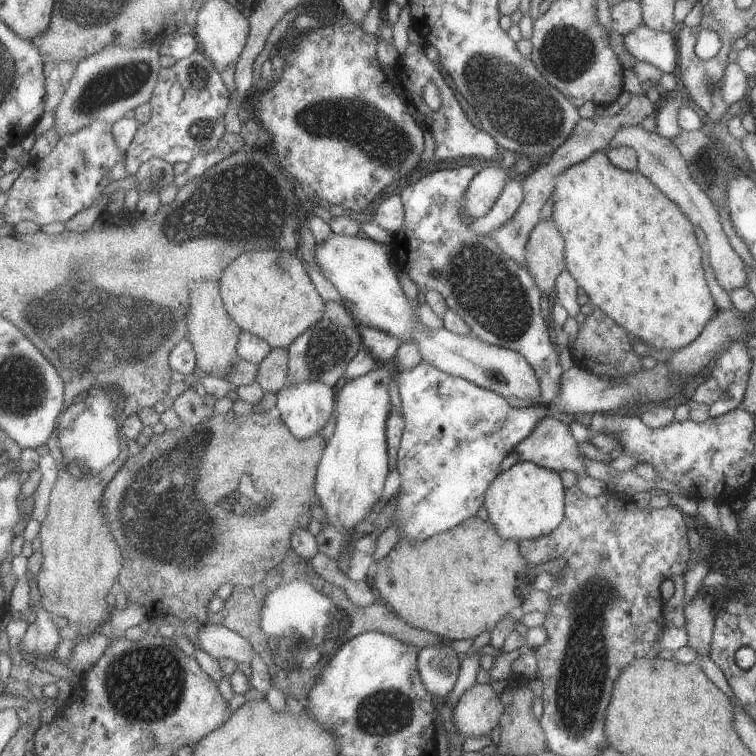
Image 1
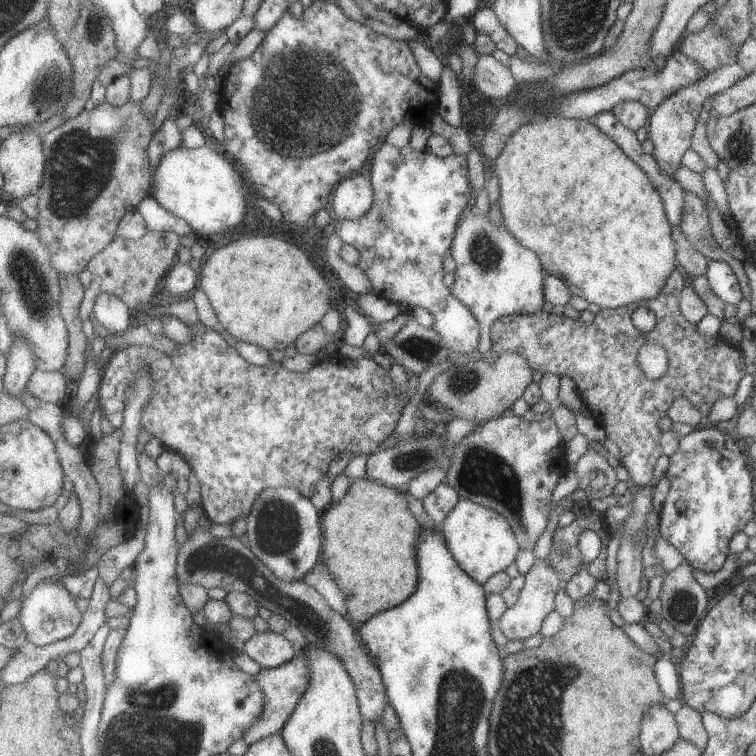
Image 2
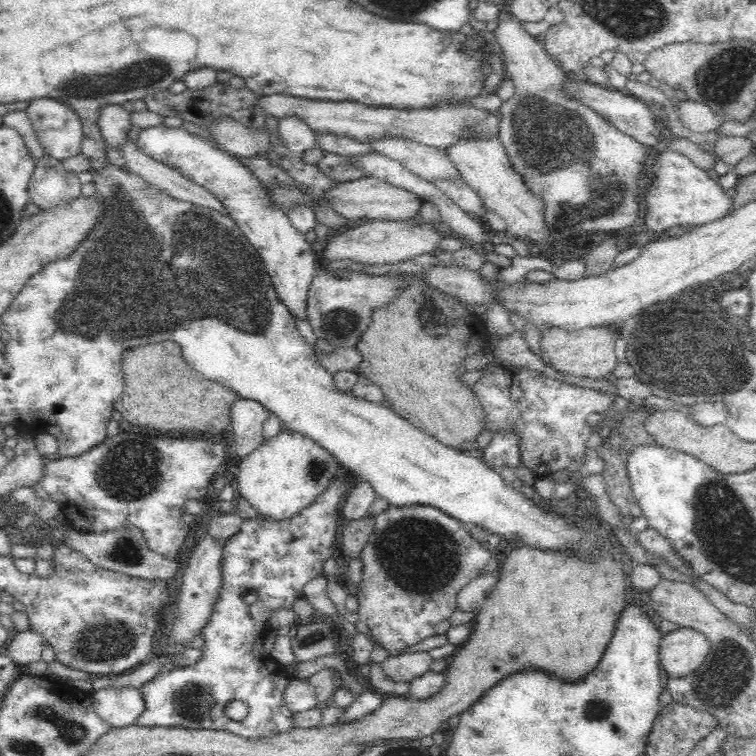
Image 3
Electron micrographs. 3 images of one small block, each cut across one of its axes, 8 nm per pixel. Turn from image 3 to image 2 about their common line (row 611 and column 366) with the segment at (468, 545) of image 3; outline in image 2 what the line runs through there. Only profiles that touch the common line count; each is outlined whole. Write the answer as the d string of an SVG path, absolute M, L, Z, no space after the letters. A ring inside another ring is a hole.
M203 323L193 326L191 334L192 340L177 344L172 354L146 345L131 345L114 353L105 363L99 405L104 411L103 417L112 420L112 413L122 407L121 401L128 400L129 388L135 385L138 372L150 368L156 384L152 402L144 410L145 430L160 438L163 446L176 452L194 470L202 484L202 508L212 523L232 525L243 518L249 519L260 494L268 488L296 487L308 498L316 496L324 475L342 452L373 455L390 444L404 408L415 395L416 389L408 395L400 395L391 370L368 356L351 360L341 354L328 353L315 367L300 373L288 370L278 361L270 366L248 362L222 334Z

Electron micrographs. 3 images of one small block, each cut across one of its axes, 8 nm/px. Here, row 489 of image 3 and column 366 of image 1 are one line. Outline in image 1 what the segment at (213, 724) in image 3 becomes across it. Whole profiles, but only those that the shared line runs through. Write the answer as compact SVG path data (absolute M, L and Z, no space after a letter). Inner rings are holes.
M360 324L360 329L366 348L368 348L382 364L386 364L396 358L396 354L400 352L398 348L404 342L402 338L398 338L396 334L390 334L390 332L386 332L386 330L380 330L380 328L374 328L374 326L366 326L366 324Z

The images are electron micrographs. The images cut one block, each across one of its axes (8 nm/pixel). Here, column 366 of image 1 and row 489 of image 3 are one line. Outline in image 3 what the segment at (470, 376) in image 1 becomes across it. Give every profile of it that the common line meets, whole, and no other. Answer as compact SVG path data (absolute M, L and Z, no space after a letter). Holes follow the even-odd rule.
M282 431L278 436L265 440L256 450L243 457L238 464L238 474L233 484L236 495L242 496L258 516L270 518L268 521L288 521L303 508L310 506L314 499L327 489L334 472L341 471L341 466L330 453L320 448L314 441L294 431Z

